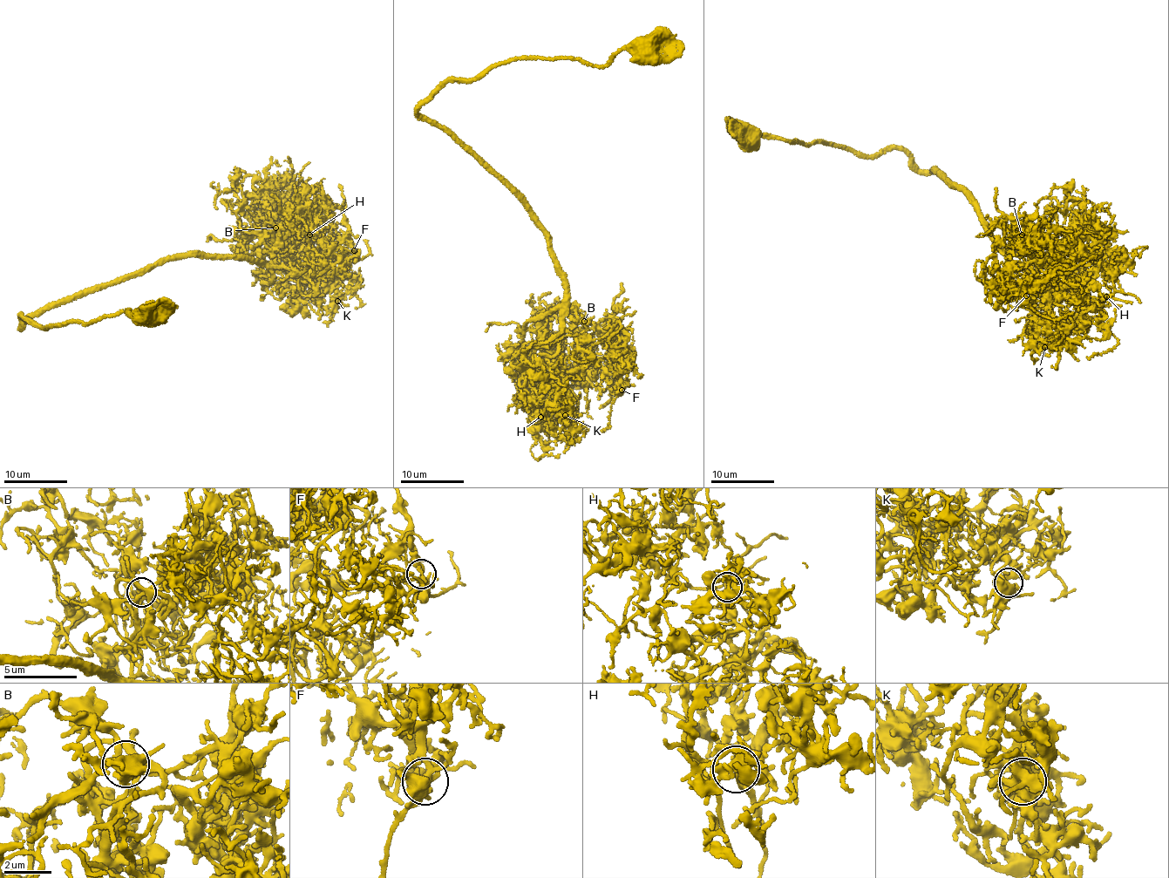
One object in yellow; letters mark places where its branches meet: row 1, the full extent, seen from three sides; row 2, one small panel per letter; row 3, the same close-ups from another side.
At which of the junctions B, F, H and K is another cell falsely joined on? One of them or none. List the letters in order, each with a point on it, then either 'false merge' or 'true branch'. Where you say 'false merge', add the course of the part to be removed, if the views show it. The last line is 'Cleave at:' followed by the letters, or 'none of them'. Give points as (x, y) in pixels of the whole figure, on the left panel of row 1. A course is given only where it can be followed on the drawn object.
B: place (275, 228); true branch
F: place (354, 250); true branch
H: place (309, 234); true branch
K: place (337, 301); true branch
Cleave at: none of them

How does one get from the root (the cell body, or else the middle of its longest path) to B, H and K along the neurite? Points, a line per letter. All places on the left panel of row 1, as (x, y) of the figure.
B: (150, 313), (128, 309), (42, 328), (22, 315), (19, 327), (173, 257), (234, 255), (267, 265), (275, 227)
H: (150, 313), (42, 328), (22, 315), (19, 327), (162, 261), (267, 265), (309, 234)
K: (150, 313), (42, 328), (22, 315), (19, 327), (162, 261), (203, 252), (312, 272), (311, 286), (337, 301)

